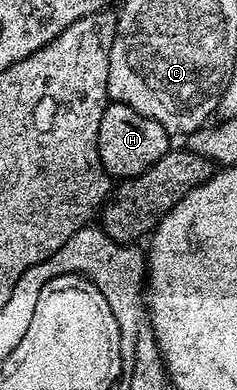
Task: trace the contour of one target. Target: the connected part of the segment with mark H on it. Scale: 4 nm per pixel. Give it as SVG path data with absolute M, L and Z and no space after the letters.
M109 102L102 113L102 121L98 125L98 153L109 175L117 180L133 179L153 167L169 151L168 142L169 133L161 123L142 117L142 113L130 109L130 105Z

